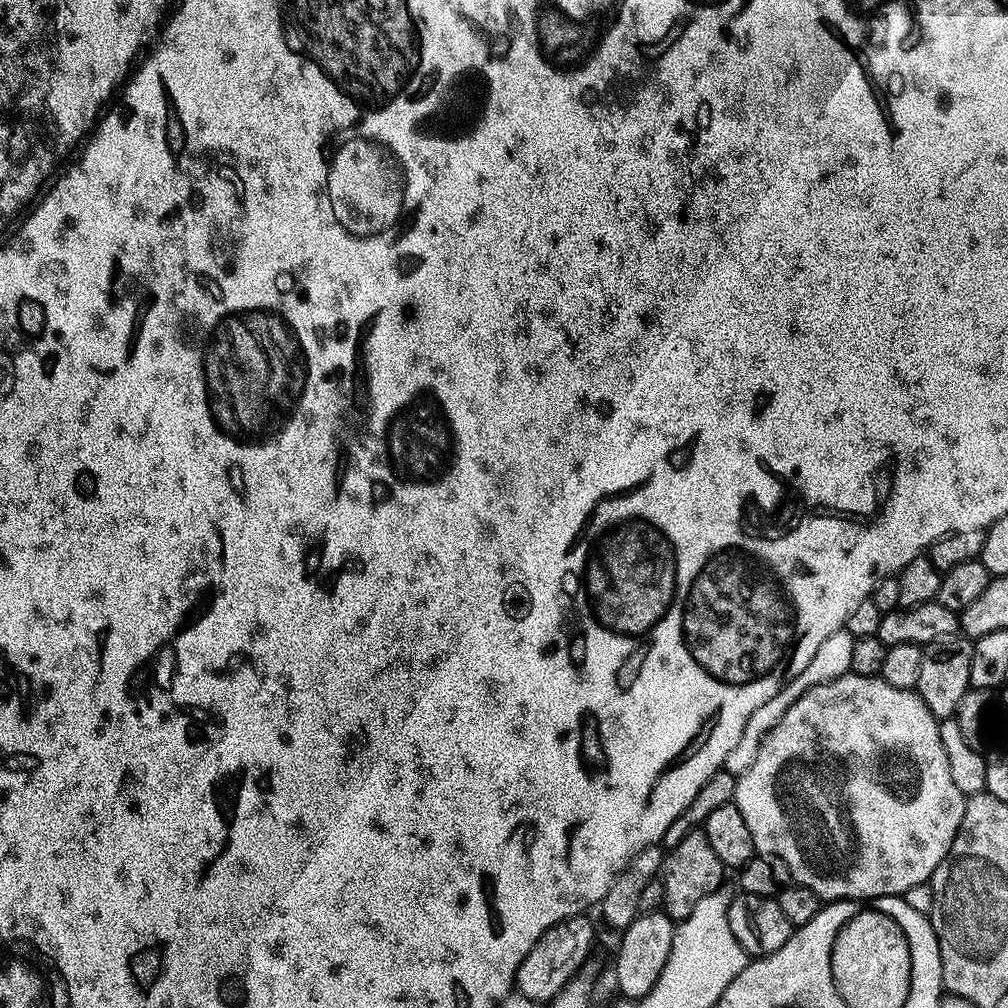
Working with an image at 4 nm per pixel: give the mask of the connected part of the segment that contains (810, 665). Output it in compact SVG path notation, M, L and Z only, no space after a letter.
M841 630L830 634L830 638L826 638L826 642L822 642L822 646L818 646L818 651L814 654L814 658L810 658L810 662L806 662L806 666L802 666L799 674L792 677L781 692L774 694L774 698L770 698L770 702L765 702L763 706L758 706L758 710L754 710L754 714L750 714L750 722L746 722L746 730L742 730L742 738L738 738L734 750L730 750L730 754L726 754L723 771L739 778L743 772L750 770L750 766L754 766L754 758L758 758L758 750L768 732L786 714L788 707L799 696L806 694L806 690L810 690L814 686L825 684L839 676L849 675L850 653L852 651L854 651L853 633L850 634L848 630Z

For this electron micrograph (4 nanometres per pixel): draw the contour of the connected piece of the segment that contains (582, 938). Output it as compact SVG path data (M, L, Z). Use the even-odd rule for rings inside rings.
M587 915L571 916L569 920L558 922L542 934L542 938L537 942L530 954L522 958L522 966L519 975L528 976L522 985L523 991L530 999L537 1002L551 1002L554 997L563 990L581 971L580 968L588 960L588 955L592 952L592 943L596 940L596 932L592 929L592 924L588 921Z

